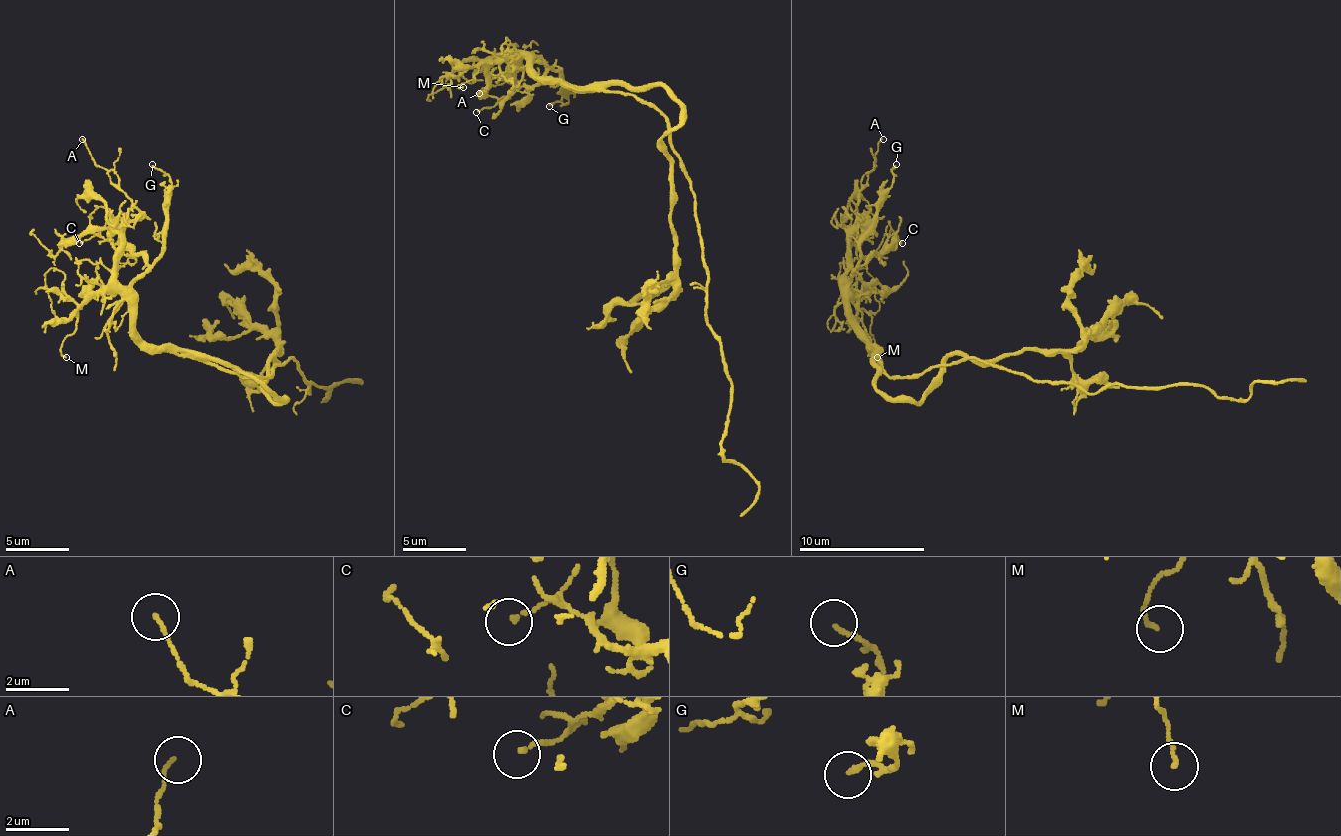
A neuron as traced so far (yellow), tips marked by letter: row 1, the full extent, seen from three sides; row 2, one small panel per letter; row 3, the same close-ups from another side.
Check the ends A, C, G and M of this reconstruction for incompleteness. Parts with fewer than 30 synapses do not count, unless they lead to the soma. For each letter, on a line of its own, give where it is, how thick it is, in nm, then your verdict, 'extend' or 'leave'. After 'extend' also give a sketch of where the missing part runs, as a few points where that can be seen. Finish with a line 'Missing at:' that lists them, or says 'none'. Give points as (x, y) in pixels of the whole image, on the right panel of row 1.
A: (883, 139) | 110 nm | leave
C: (902, 243) | 130 nm | leave
G: (896, 164) | 150 nm | leave
M: (877, 357) | 130 nm | leave
Missing at: none

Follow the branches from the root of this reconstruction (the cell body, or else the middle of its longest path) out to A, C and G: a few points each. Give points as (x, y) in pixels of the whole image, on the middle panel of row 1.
A: (675, 150), (669, 122), (656, 109), (628, 93), (549, 84), (520, 55), (514, 59), (527, 68), (479, 93)
C: (675, 150), (656, 109), (628, 93), (549, 84), (530, 65), (536, 59), (546, 68), (536, 84), (476, 112)
G: (675, 150), (669, 122), (656, 109), (628, 93), (549, 84), (530, 59), (561, 74), (568, 103), (549, 106)

